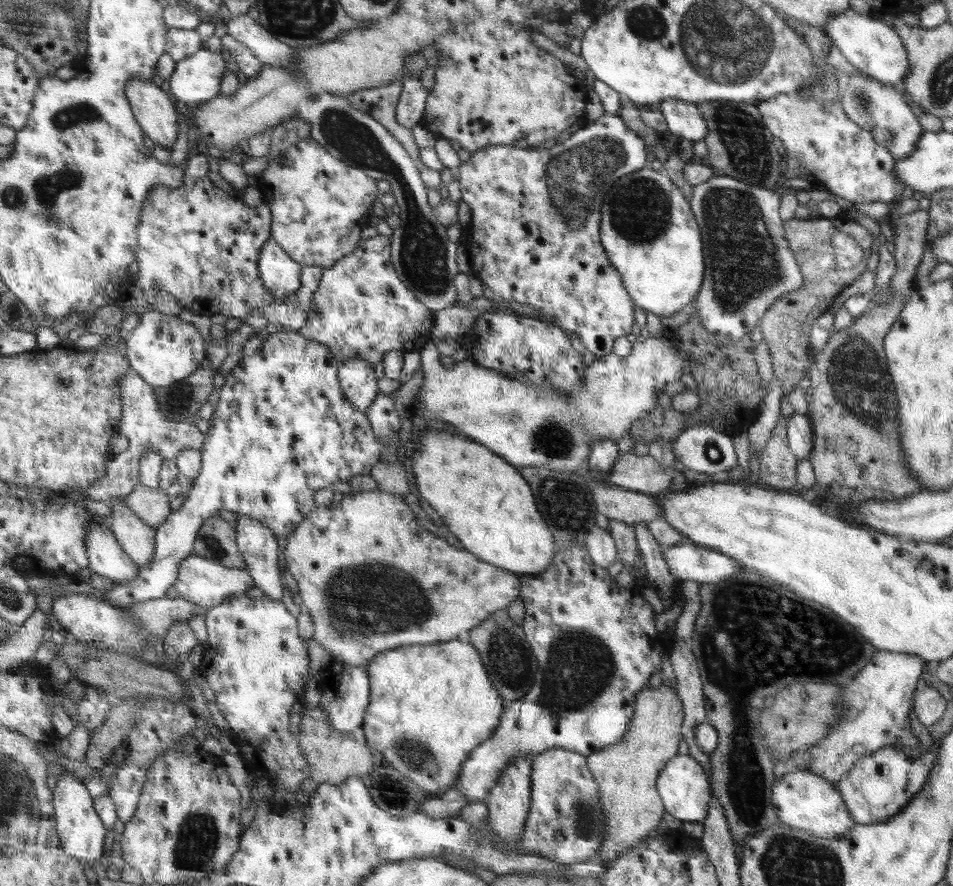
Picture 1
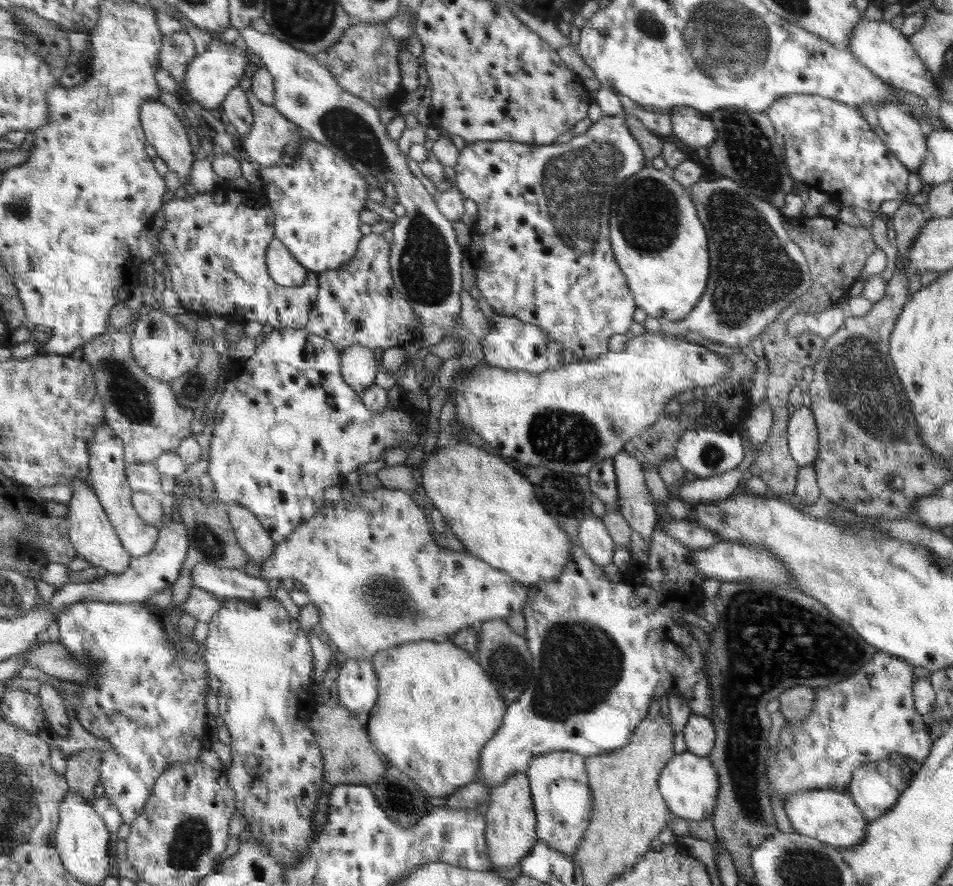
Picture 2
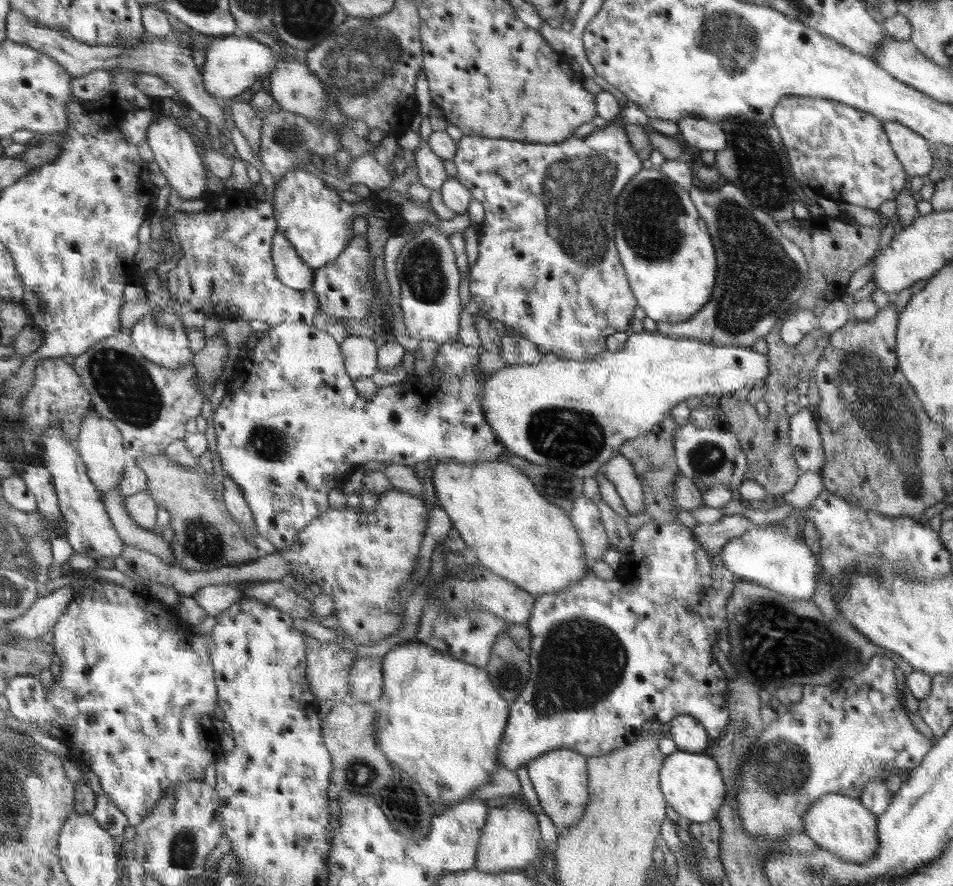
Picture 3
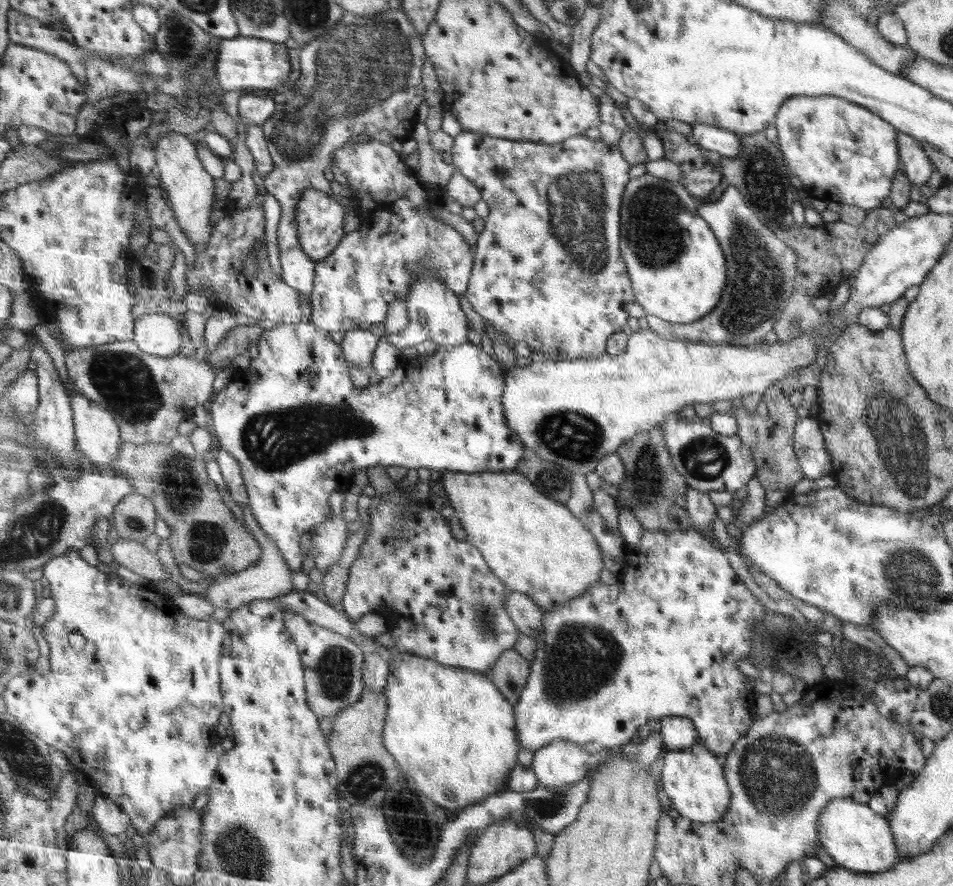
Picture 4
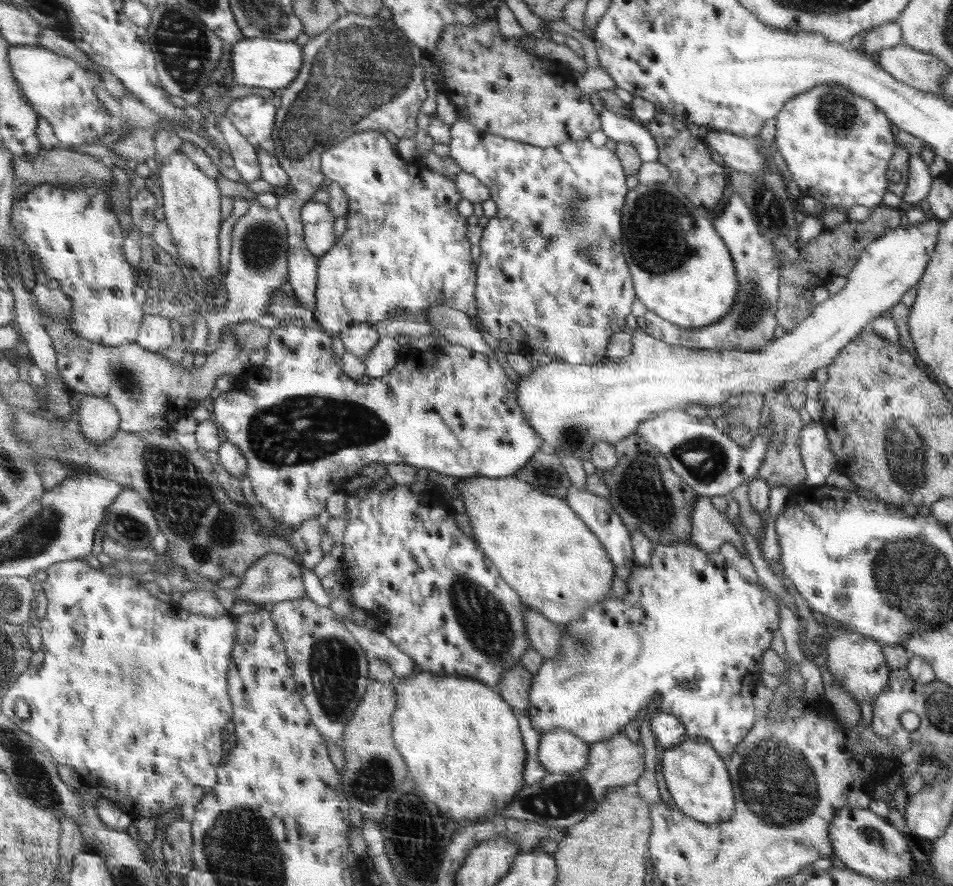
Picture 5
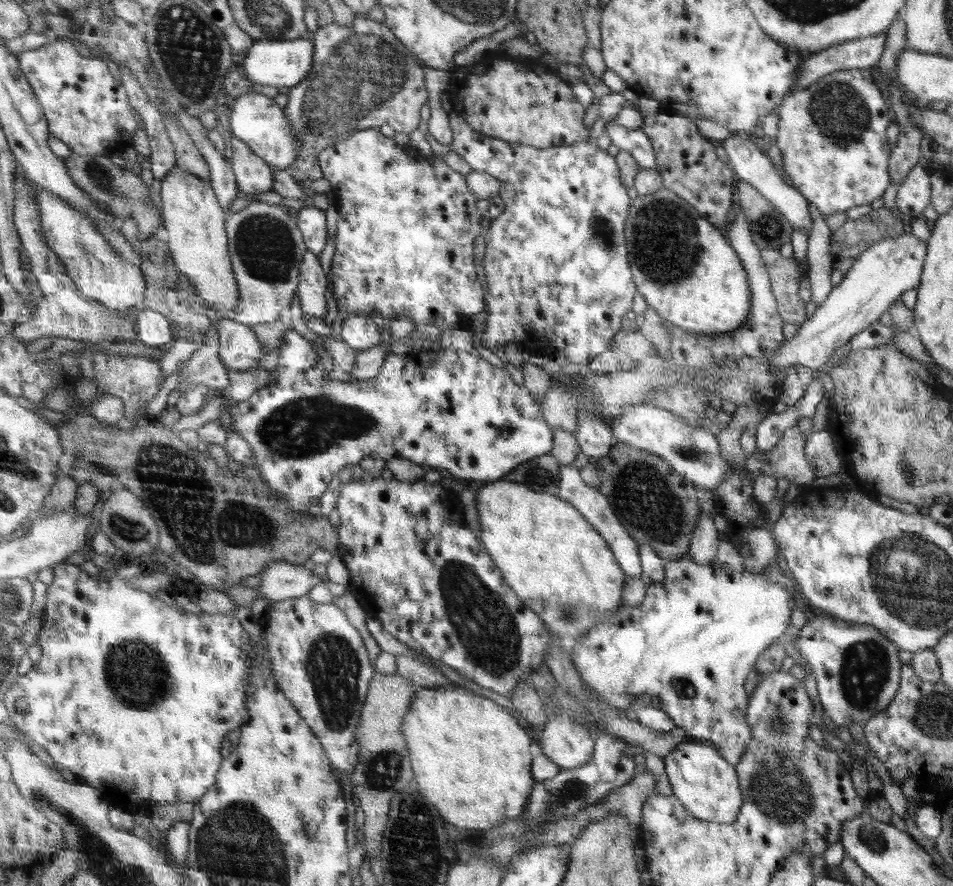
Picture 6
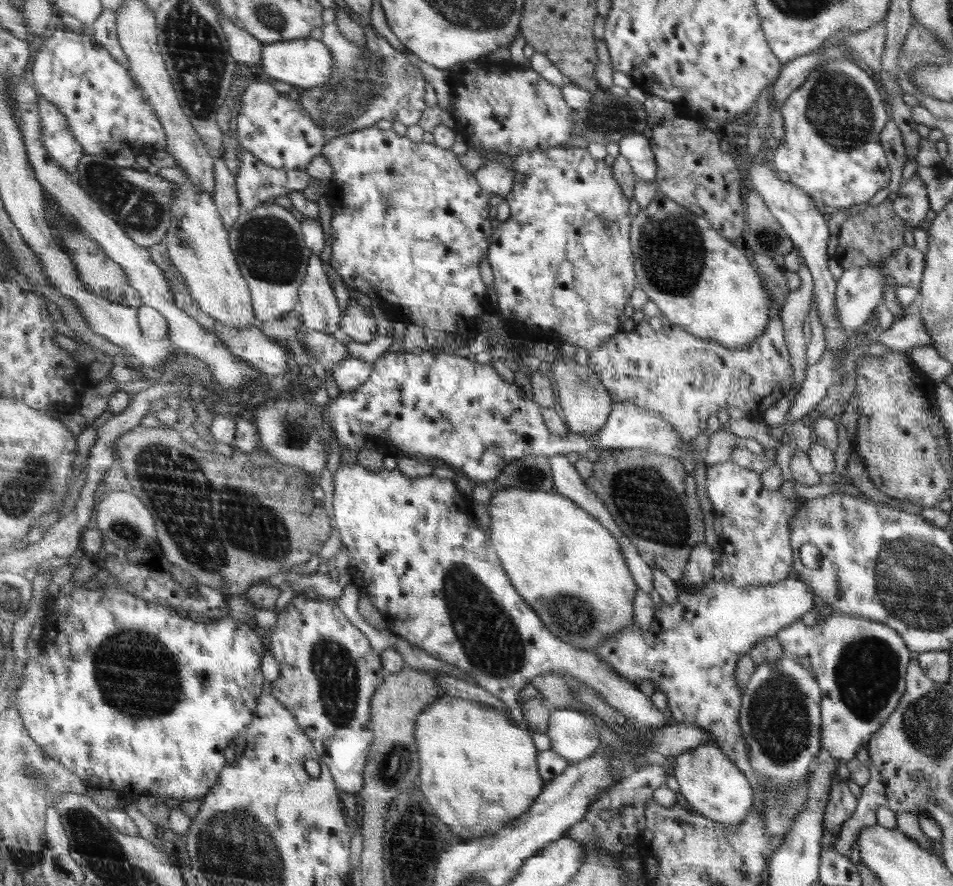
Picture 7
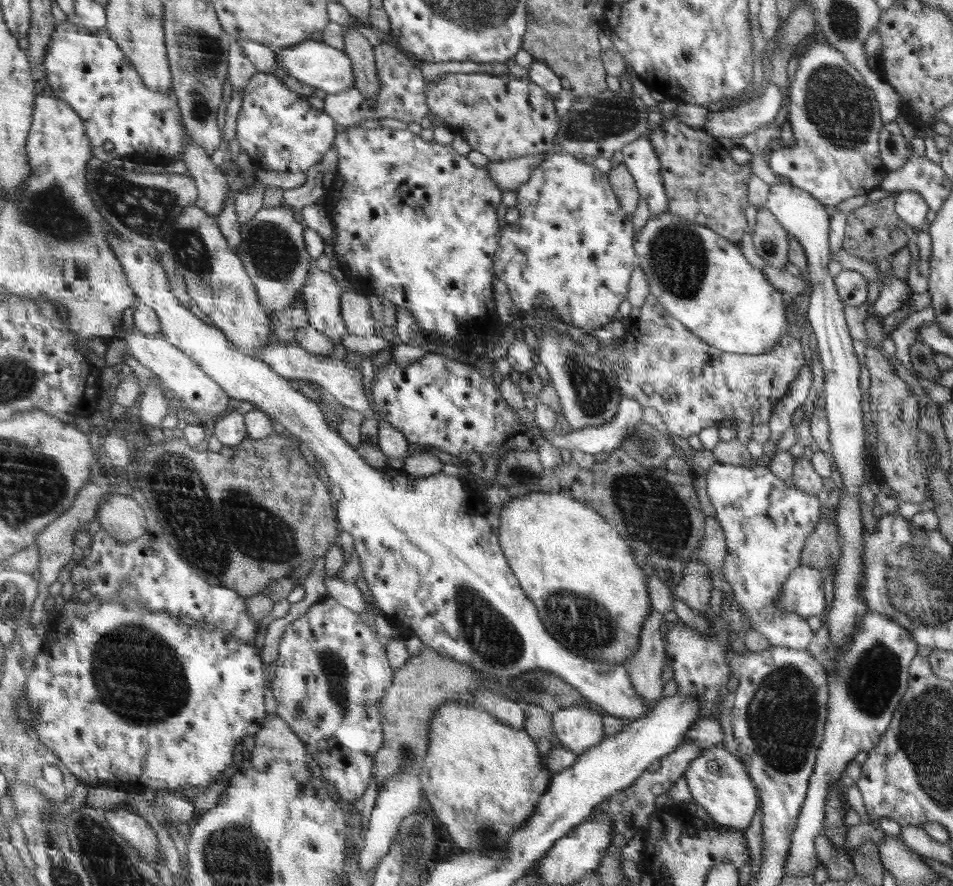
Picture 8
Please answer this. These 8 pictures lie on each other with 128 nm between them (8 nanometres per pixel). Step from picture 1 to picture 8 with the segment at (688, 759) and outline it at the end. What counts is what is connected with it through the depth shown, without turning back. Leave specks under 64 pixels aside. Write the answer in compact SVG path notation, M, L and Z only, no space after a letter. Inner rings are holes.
M723 746L705 749L692 759L683 775L690 794L712 819L724 827L748 828L756 810L762 805L758 788L742 761Z

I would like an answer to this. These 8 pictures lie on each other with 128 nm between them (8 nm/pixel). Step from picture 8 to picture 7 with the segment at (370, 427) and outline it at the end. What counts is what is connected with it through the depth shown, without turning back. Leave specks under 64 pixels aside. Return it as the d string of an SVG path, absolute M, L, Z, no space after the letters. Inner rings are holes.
M218 323L216 332L219 332L220 339L224 340L242 361L252 364L256 370L266 375L282 375L290 372L287 364L288 356L284 349L255 326L251 329L238 330ZM350 356L330 370L332 370L331 377L338 385L339 392L350 392L368 381L372 373L372 365L360 358Z

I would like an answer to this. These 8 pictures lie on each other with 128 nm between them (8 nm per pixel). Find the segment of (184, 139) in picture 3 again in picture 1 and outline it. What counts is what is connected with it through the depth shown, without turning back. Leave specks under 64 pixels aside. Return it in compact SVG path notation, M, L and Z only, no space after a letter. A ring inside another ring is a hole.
M134 77L127 92L147 136L171 151L180 136L180 116L174 100L156 82L142 77Z

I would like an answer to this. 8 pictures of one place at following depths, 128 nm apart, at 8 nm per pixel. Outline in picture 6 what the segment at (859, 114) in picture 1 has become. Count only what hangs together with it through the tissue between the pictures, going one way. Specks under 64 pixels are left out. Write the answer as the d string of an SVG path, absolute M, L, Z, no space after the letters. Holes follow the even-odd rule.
M916 165L897 189L897 206L906 216L920 216L930 202L930 183L925 167Z

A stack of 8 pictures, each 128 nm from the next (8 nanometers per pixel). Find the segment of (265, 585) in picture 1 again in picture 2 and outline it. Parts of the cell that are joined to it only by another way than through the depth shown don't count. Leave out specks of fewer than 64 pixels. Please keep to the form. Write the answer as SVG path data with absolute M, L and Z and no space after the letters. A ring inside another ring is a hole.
M241 504L229 505L229 514L235 526L240 546L248 551L251 562L264 562L273 552L276 543L249 508Z

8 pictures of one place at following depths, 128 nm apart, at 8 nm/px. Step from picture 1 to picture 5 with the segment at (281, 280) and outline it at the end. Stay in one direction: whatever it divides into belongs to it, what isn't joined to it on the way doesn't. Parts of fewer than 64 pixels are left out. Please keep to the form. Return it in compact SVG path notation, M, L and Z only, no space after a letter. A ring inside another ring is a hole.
M345 12L322 34L319 41L310 38L306 42L303 66L299 70L299 76L286 89L283 89L274 126L275 153L273 155L288 175L288 182L274 187L275 196L278 198L276 210L285 222L287 230L287 279L296 294L298 304L310 312L316 310L316 268L319 268L319 262L316 262L317 256L311 253L304 239L302 208L324 182L322 154L346 137L370 130L382 134L392 132L399 139L414 139L418 130L416 116L420 112L420 104L426 100L426 86L422 76L424 68L421 62L420 48L408 40L391 18L383 18L380 15L368 17Z

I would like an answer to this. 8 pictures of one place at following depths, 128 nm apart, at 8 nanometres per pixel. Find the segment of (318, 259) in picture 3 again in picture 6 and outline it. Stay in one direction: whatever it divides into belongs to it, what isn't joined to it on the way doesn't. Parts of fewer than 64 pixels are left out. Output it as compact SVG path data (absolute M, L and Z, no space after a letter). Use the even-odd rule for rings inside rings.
M311 205L298 210L296 219L306 248L310 252L321 253L329 237L325 211Z

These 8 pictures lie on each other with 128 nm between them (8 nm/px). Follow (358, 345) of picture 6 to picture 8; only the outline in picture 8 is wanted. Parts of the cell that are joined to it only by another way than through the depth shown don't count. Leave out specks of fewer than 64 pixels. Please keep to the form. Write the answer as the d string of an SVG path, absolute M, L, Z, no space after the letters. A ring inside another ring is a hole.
M356 290L346 291L343 295L343 320L352 335L374 335L374 318L370 304Z

